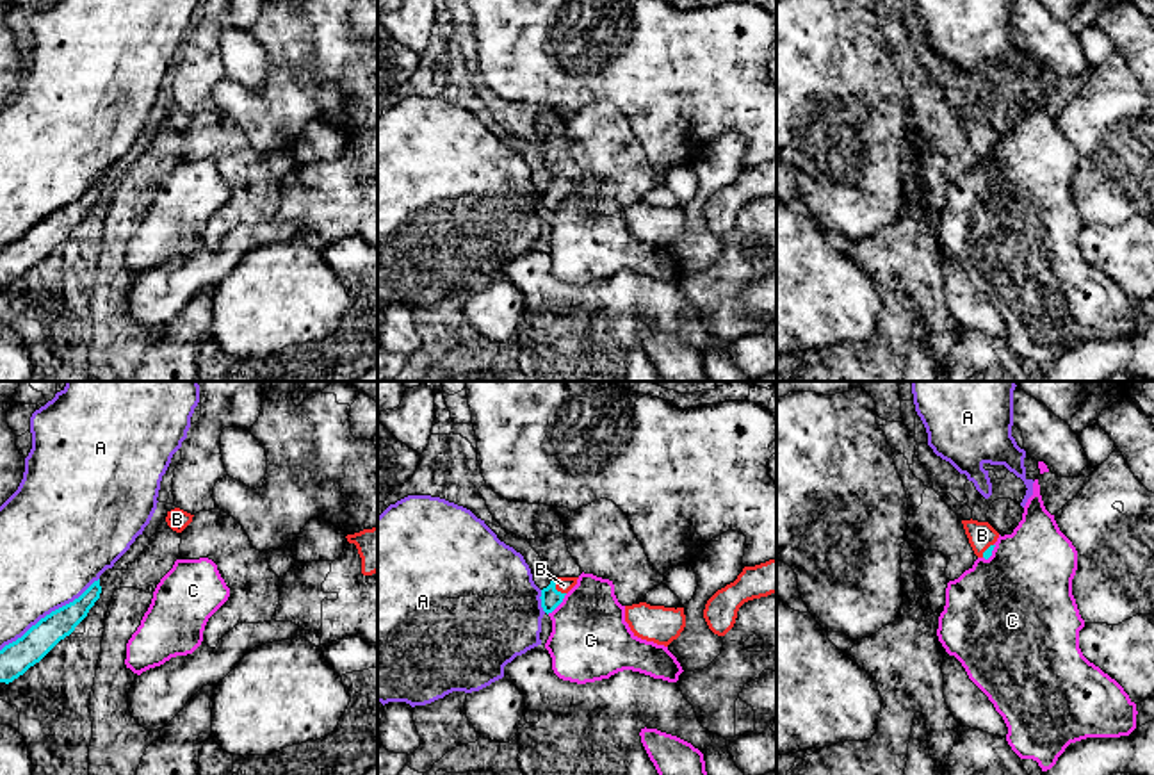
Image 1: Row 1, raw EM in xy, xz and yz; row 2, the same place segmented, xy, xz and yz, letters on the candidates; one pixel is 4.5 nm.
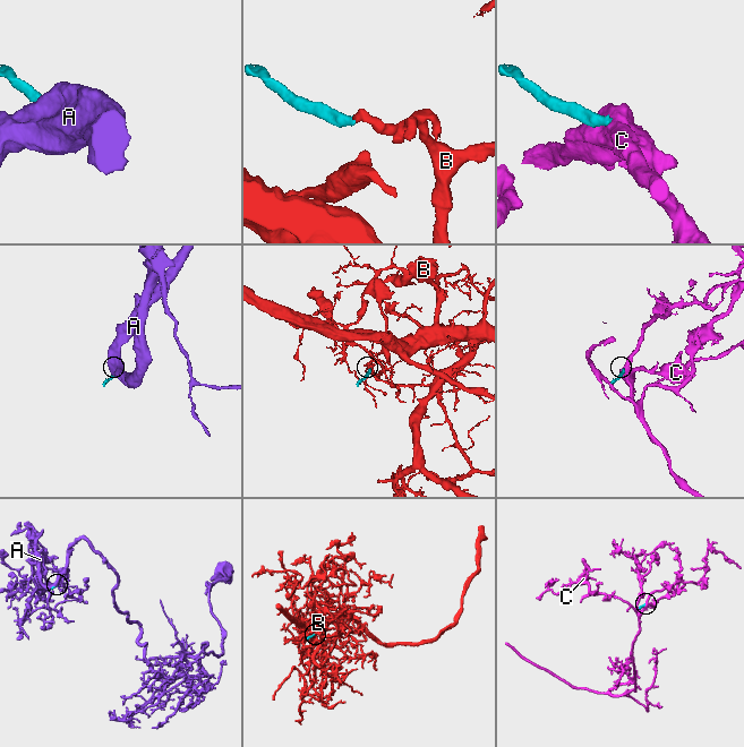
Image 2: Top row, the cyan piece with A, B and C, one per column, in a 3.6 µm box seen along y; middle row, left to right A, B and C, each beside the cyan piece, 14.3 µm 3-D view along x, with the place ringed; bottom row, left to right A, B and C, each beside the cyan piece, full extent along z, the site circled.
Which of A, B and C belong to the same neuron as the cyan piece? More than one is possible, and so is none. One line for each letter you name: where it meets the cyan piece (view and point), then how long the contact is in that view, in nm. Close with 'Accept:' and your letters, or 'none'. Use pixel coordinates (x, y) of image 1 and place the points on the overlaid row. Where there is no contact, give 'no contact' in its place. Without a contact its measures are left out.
B: contact xz (554, 588); length 90 nm
Accept: B

